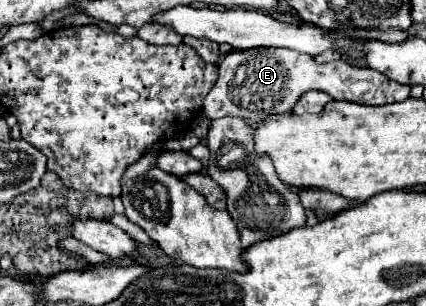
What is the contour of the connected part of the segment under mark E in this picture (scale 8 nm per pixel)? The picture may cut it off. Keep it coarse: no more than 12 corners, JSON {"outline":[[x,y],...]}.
{"outline":[[236,50],[204,116],[262,122],[308,90],[370,106],[410,88],[346,60]]}

